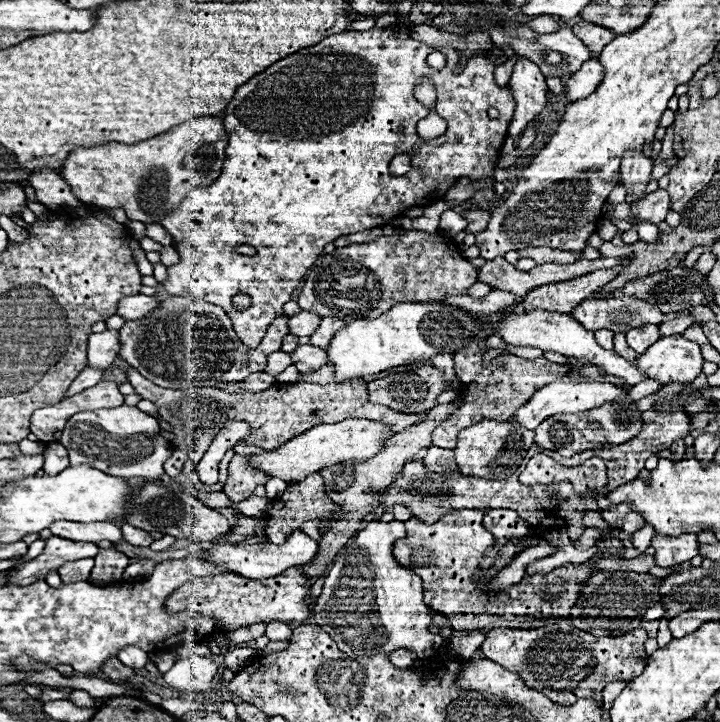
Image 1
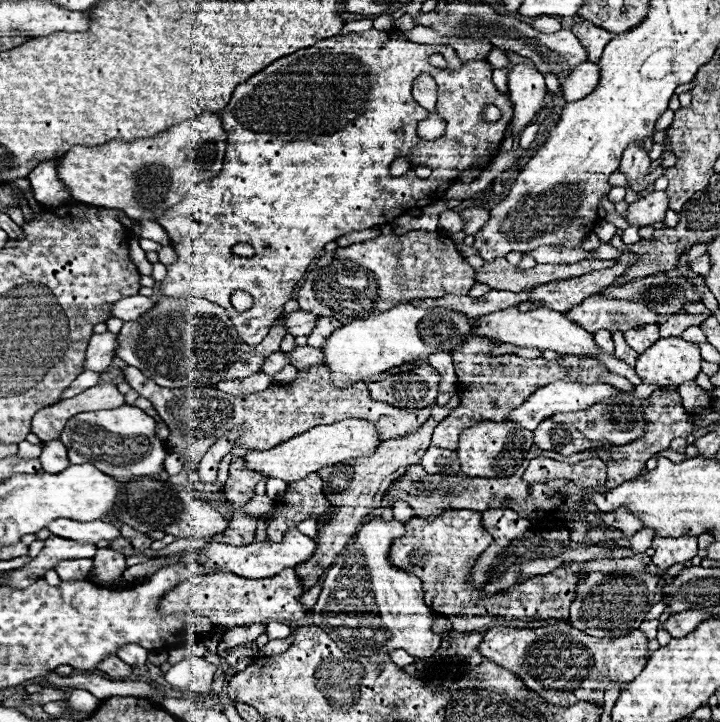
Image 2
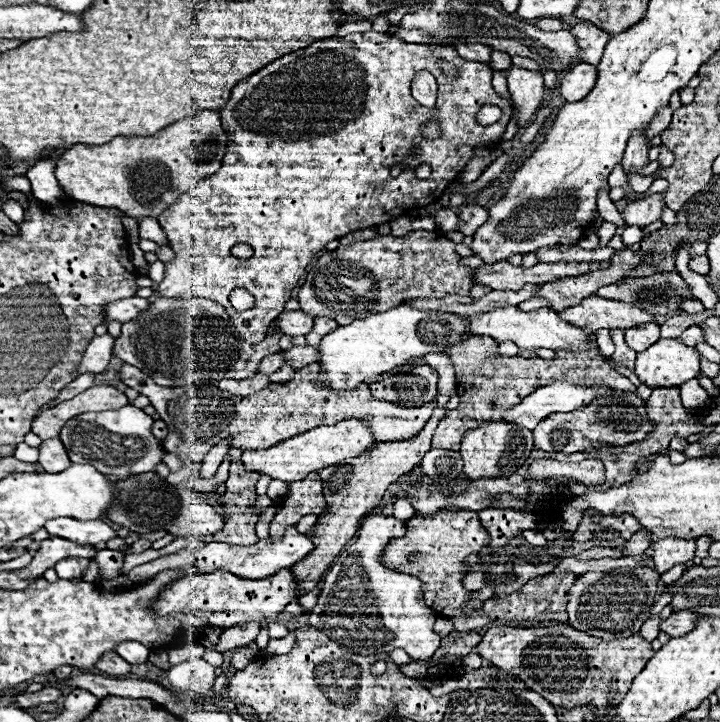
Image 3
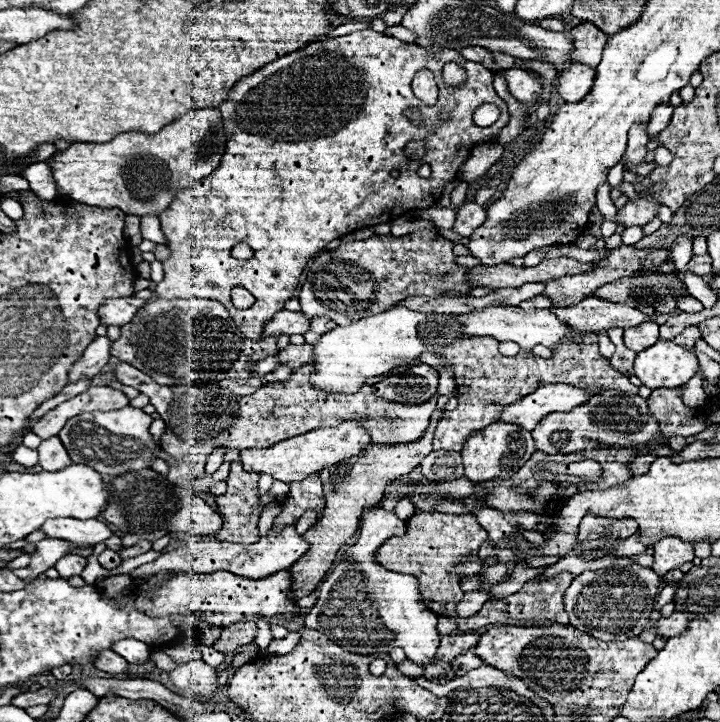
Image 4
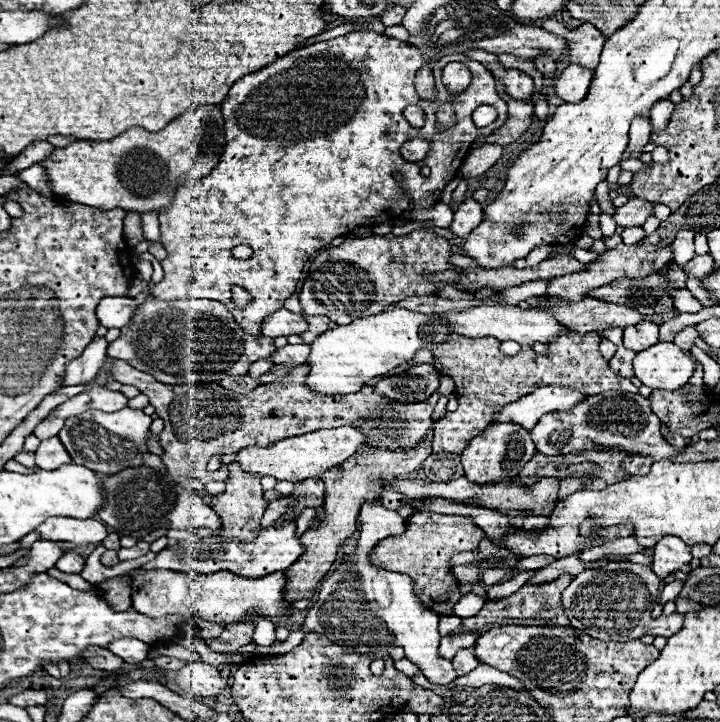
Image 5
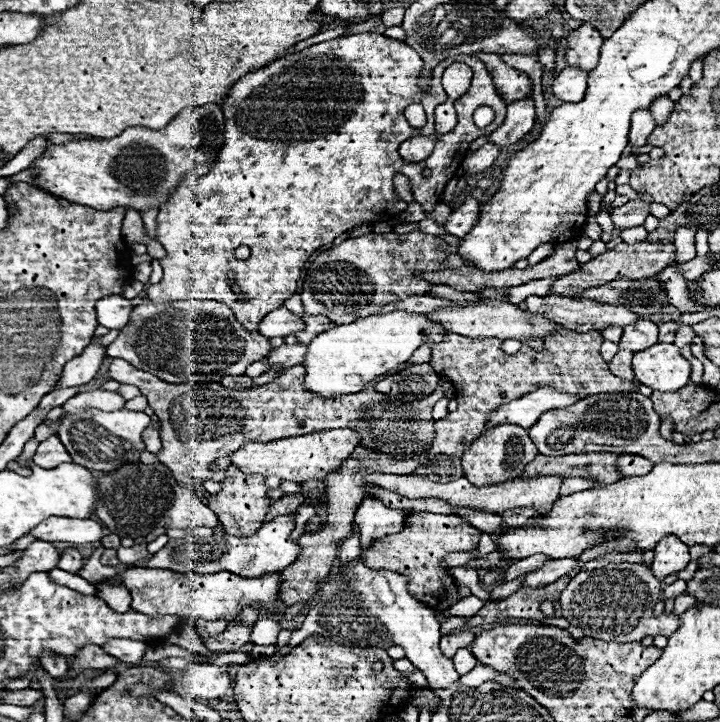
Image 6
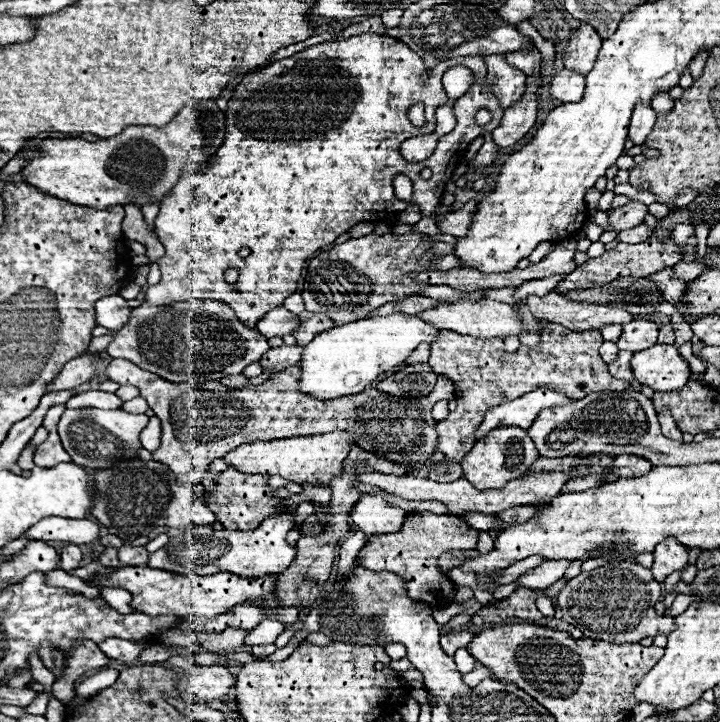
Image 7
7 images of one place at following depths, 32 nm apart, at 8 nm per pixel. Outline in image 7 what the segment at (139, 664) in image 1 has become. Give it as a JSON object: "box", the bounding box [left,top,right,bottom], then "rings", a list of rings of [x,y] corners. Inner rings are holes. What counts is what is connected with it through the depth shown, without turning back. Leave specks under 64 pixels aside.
{"box":[100,638,142,664],"rings":[[[108,638],[100,644],[100,650],[106,654],[106,656],[112,656],[114,660],[120,660],[120,662],[130,662],[130,664],[136,664],[138,662],[138,656],[142,652],[142,646],[132,642],[132,640],[122,640],[122,638]]]}

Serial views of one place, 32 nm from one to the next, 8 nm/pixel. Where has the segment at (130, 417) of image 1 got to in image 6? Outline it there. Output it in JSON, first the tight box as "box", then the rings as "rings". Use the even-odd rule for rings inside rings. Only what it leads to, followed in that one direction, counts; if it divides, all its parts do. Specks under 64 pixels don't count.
{"box":[58,408,150,472],"rings":[[[92,408],[80,414],[66,416],[62,420],[58,436],[72,456],[74,464],[82,464],[98,472],[114,472],[114,468],[120,468],[126,462],[140,462],[140,452],[146,450],[142,434],[148,426],[150,416],[144,412],[132,412],[126,408],[116,412],[102,412]]]}

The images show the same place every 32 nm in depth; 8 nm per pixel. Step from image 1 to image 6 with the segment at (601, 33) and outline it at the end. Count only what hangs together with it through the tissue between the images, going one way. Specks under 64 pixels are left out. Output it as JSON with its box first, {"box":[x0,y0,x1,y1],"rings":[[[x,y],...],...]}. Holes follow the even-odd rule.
{"box":[566,22,604,70],"rings":[[[584,22],[580,28],[572,30],[566,36],[566,62],[568,62],[568,66],[592,70],[598,64],[602,42],[604,42],[604,38],[600,36],[600,32],[588,22]]]}

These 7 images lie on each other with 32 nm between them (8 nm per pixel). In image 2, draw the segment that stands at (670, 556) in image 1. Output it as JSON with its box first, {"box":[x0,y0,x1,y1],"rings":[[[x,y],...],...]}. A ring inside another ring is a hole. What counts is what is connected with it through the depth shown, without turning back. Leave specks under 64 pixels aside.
{"box":[652,536,698,570],"rings":[[[680,536],[680,538],[654,538],[652,548],[656,554],[652,556],[654,564],[662,570],[674,566],[674,564],[684,564],[692,560],[698,554],[698,542],[696,536]]]}

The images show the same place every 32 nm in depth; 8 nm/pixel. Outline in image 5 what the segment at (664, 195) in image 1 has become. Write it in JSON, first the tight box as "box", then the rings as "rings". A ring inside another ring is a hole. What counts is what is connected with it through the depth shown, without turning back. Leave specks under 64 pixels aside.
{"box":[614,198,654,228],"rings":[[[632,198],[622,208],[616,208],[614,220],[622,228],[632,228],[632,226],[642,226],[650,216],[654,216],[654,204],[648,200]]]}

